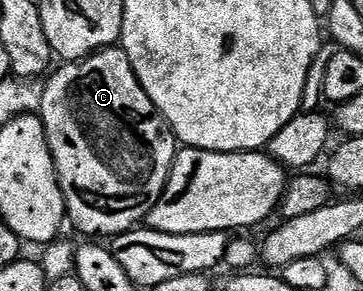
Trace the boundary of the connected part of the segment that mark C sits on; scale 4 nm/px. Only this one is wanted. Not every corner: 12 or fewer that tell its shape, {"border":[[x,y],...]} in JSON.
{"border":[[124,49],[52,70],[39,116],[67,221],[148,218],[179,142]]}

